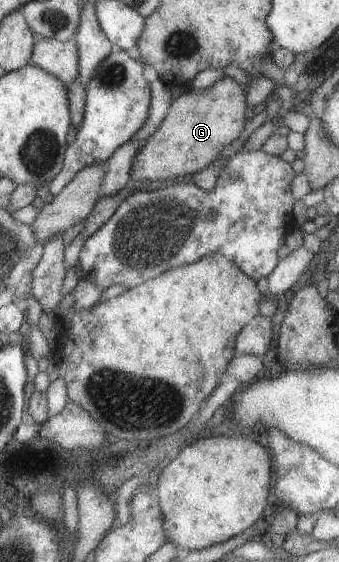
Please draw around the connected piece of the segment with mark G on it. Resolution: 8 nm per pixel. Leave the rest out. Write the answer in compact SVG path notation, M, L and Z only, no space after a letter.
M229 76L220 77L204 89L191 88L172 101L161 124L145 139L145 144L134 156L130 177L133 180L158 181L200 171L210 165L222 149L238 139L244 123L249 118L249 112L244 88Z

